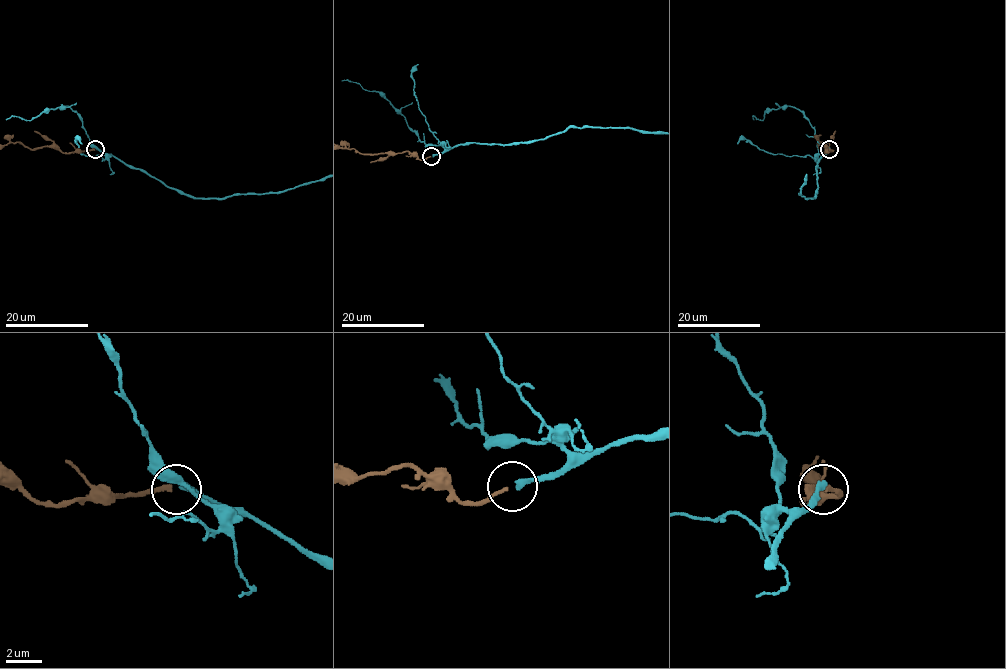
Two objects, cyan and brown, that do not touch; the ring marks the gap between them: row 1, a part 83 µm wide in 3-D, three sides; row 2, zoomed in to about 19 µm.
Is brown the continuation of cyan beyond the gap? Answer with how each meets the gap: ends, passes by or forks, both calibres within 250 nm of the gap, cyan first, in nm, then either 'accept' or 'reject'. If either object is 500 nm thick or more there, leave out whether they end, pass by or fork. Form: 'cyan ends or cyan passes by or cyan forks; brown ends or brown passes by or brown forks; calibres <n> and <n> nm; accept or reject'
cyan ends; brown ends; calibres 360 and 200 nm; reject

